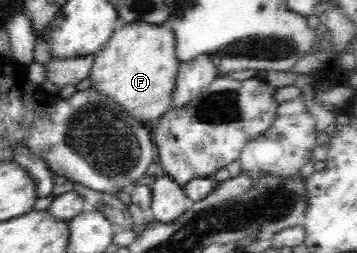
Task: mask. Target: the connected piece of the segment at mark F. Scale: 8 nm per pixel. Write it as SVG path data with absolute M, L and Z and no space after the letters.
M132 22L116 29L110 39L96 53L92 60L92 87L111 100L132 118L154 120L163 117L174 104L174 91L180 70L180 60L176 56L176 36L165 24L150 24L148 22Z

